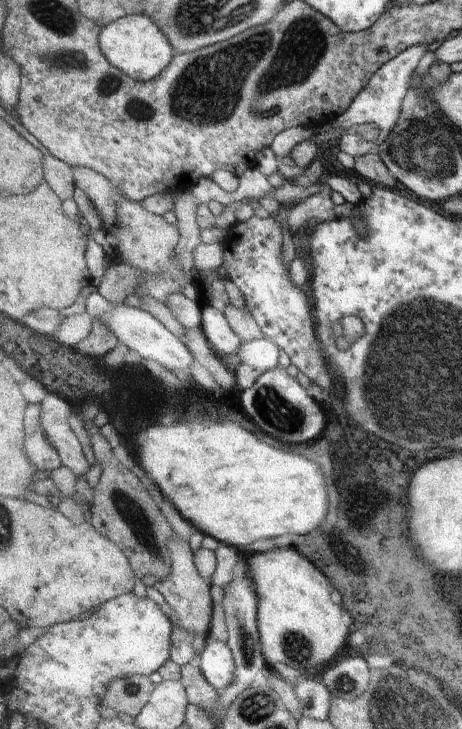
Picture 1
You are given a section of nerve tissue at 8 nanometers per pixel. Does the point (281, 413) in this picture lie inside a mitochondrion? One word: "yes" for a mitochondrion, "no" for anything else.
yes

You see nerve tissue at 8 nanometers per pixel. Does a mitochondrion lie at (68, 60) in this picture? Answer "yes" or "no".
yes

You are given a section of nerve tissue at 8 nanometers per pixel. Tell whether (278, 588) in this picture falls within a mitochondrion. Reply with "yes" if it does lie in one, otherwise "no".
no

